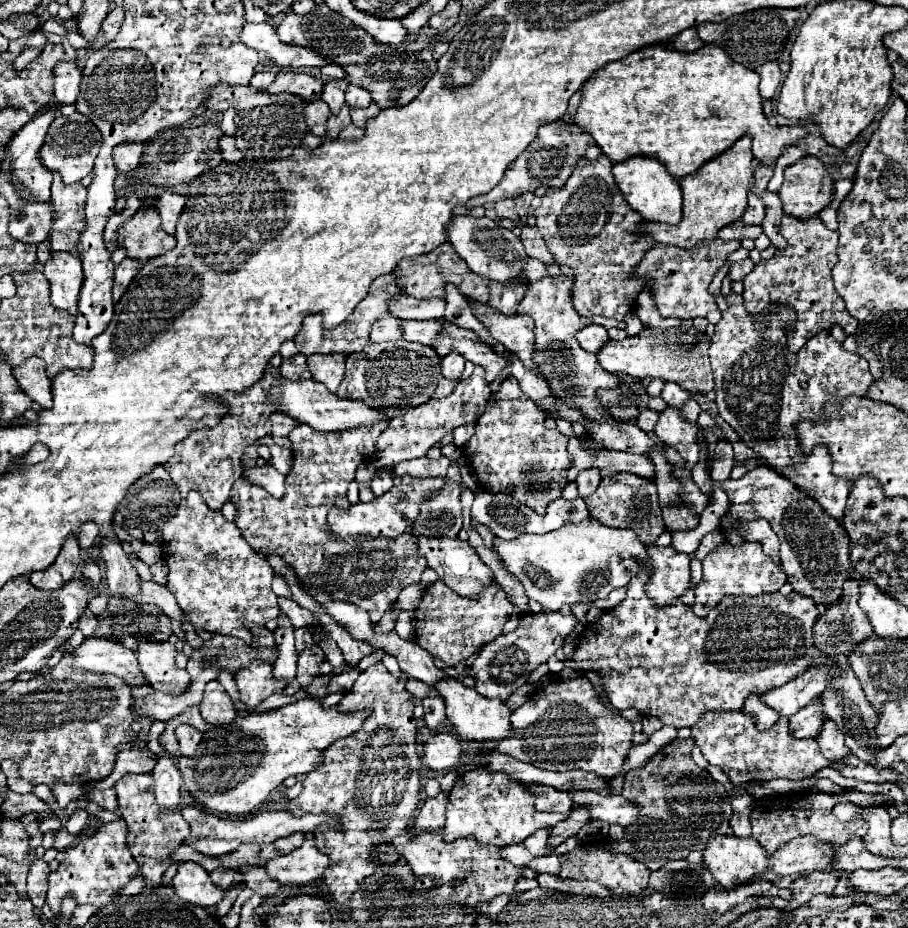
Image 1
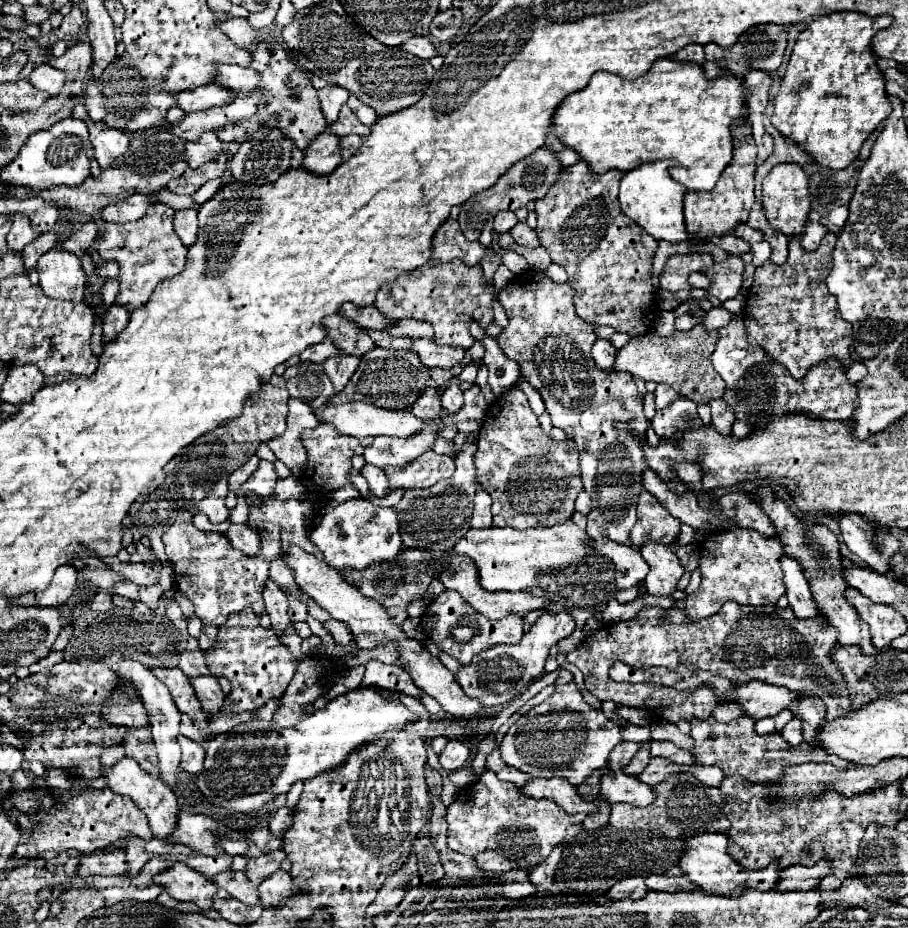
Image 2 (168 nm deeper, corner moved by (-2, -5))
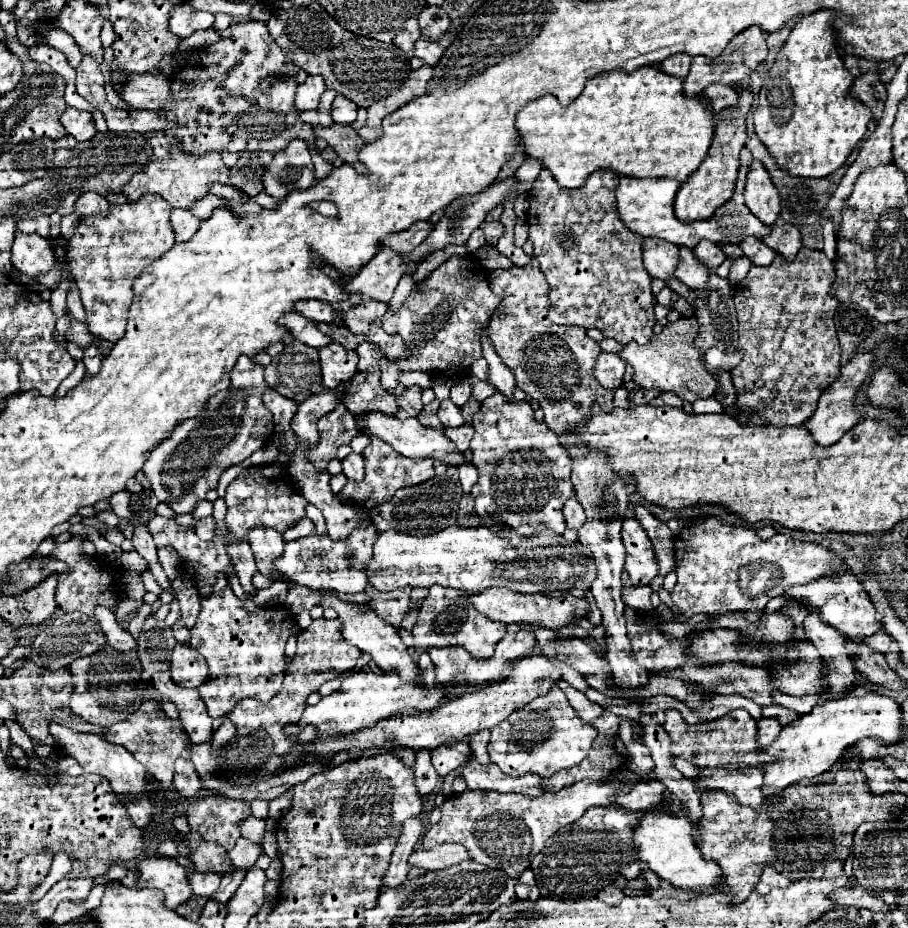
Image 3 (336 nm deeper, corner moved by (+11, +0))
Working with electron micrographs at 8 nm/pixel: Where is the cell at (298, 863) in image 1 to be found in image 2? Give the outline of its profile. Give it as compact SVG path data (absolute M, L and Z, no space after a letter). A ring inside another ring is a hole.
M278 869L268 879L264 879L258 887L258 897L262 901L264 909L276 907L280 901L290 897L290 885L294 885L294 879L290 873Z

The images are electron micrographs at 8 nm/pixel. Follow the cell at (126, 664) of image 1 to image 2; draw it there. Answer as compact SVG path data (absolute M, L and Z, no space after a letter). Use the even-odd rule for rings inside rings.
M120 661L118 663L118 671L116 671L122 679L126 679L142 697L144 707L148 709L148 719L152 725L152 737L154 737L154 745L158 751L158 759L160 759L160 777L166 785L176 787L176 773L180 767L180 747L176 743L178 737L178 725L180 725L180 711L176 709L172 695L168 693L166 685L150 671L146 669L140 661Z

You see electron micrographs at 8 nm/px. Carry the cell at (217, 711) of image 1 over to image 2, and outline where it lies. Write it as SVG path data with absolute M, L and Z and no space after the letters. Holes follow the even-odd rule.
M202 675L202 677L190 677L190 683L196 691L196 697L202 701L202 707L208 713L216 715L224 701L224 693L218 685L218 679L212 675Z

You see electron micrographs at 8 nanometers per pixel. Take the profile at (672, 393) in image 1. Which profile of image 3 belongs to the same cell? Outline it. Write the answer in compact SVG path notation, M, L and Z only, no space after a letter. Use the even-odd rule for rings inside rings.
M639 388L637 392L633 392L633 396L631 396L631 404L633 406L639 406L639 404L649 404L651 402L651 398L655 398L659 392L657 390L643 390L643 388Z

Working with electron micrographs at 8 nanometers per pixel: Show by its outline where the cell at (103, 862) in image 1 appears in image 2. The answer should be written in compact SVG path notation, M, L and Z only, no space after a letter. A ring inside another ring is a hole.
M122 849L102 851L102 853L90 853L82 855L80 861L80 877L90 875L122 875L126 871L126 853Z

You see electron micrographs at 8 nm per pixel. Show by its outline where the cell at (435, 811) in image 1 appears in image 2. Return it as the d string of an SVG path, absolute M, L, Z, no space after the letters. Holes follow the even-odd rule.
M418 837L412 845L412 851L418 855L418 883L432 883L444 875L444 869L438 861L438 851L434 849L430 837Z

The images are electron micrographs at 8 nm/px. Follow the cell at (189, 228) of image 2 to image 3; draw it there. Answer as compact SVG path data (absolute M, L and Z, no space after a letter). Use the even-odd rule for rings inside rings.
M173 208L171 210L171 226L175 230L175 238L177 242L187 242L193 238L193 234L199 228L199 218L195 218L189 210L183 208Z

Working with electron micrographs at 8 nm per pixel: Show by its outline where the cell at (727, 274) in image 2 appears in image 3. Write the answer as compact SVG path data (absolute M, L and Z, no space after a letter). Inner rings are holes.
M691 248L679 250L679 266L675 270L675 278L685 282L691 288L705 288L711 276L711 268L697 260Z

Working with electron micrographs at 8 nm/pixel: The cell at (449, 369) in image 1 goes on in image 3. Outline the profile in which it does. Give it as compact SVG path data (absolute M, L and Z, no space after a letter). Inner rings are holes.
M443 400L441 402L441 406L439 406L439 420L441 420L443 426L451 426L451 428L461 426L465 422L463 416L461 416L461 408L451 404L451 400Z

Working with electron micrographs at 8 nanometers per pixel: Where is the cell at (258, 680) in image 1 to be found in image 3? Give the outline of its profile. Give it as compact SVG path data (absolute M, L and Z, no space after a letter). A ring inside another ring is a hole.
M219 576L215 582L213 594L207 596L207 600L201 602L201 612L191 628L191 642L189 646L195 648L201 656L205 650L219 648L219 642L255 642L251 644L251 656L247 656L247 666L243 662L243 668L237 666L237 670L223 670L223 664L219 660L209 662L205 656L205 662L209 664L211 680L204 683L199 690L207 712L211 718L221 718L229 714L237 702L245 698L255 698L259 702L269 702L283 684L283 674L285 674L285 644L287 638L293 634L293 622L295 616L289 612L287 606L275 606L273 608L261 608L257 614L249 614L243 606L241 600L233 594L229 582L225 576Z

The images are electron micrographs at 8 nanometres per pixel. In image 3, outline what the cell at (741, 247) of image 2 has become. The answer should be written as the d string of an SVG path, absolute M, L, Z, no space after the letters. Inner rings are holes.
M701 240L697 246L695 246L695 256L701 260L701 262L705 262L709 268L717 268L727 256L725 256L725 252L715 244L715 242L711 242L711 240Z

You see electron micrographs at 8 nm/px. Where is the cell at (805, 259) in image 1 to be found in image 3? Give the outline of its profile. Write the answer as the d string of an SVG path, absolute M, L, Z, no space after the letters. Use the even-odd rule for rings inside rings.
M801 248L793 262L777 256L771 266L751 266L749 274L735 286L739 348L745 352L745 356L735 372L731 372L731 378L739 392L739 412L735 418L741 424L801 426L815 412L815 404L821 396L819 388L829 386L839 378L841 348L833 322L837 300L829 294L833 276L833 262L825 256L825 252Z

